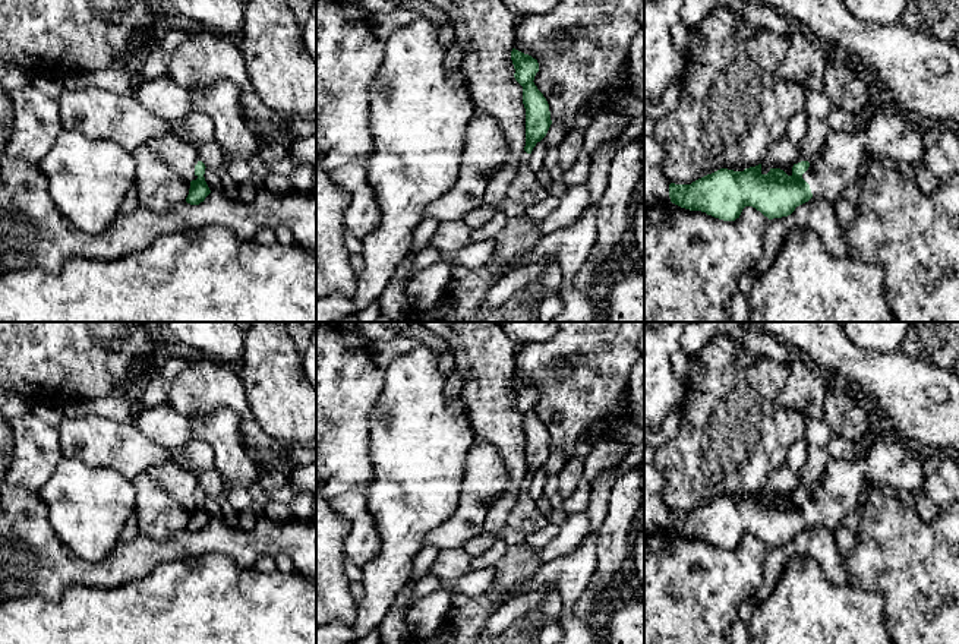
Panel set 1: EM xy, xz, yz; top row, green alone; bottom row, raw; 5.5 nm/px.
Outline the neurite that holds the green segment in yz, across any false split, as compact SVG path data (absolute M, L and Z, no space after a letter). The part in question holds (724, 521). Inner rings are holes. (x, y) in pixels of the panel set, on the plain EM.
M877 435L865 460L830 460L830 467L823 479L810 490L794 492L792 502L788 503L780 496L770 496L767 502L761 501L761 492L734 499L720 496L707 502L691 512L669 512L671 530L690 537L701 539L723 549L739 546L745 534L753 534L769 547L791 543L796 534L808 530L811 525L820 525L835 531L842 525L842 520L858 505L862 493L862 483L870 479L874 487L890 486L896 492L909 490L915 493L921 489L925 474L922 460L898 436Z

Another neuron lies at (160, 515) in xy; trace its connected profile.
M146 471L136 476L132 484L136 490L133 517L141 534L164 542L186 530L190 509L179 503Z

